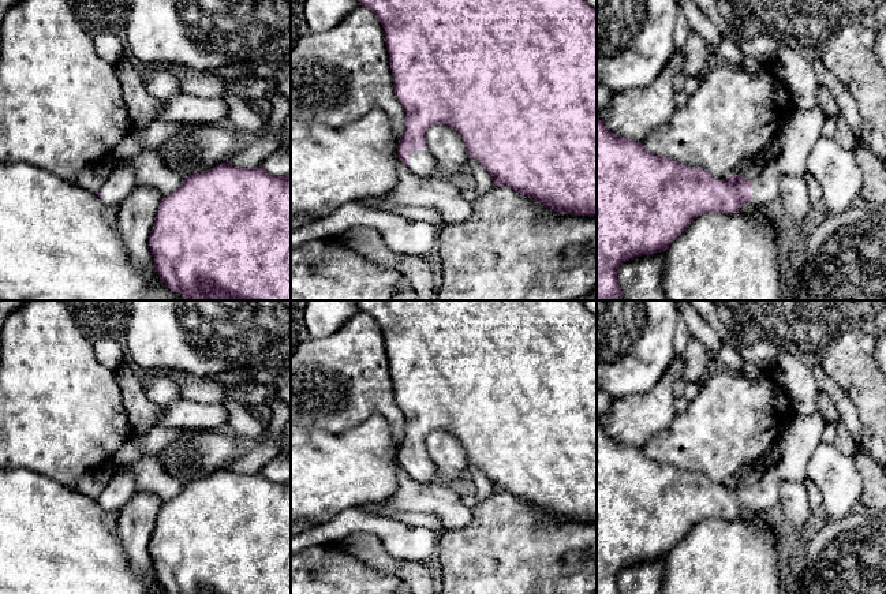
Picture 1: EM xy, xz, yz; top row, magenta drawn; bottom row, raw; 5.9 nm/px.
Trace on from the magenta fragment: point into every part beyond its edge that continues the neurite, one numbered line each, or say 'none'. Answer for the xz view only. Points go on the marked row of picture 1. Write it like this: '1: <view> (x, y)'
1: xz (422, 164)

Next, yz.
1: yz (800, 130)

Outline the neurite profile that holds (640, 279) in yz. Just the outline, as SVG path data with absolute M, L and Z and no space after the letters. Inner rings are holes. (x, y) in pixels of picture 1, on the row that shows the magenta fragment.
M665 251L635 257L617 269L624 300L668 300L662 288Z

